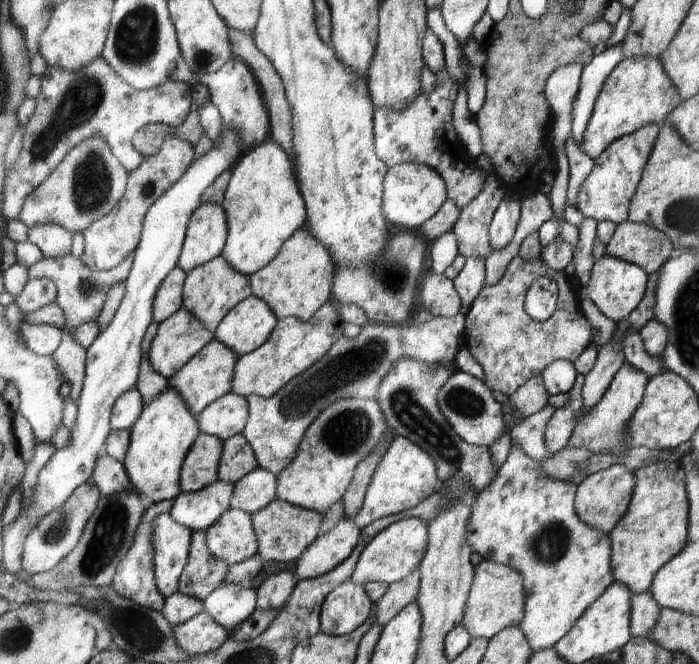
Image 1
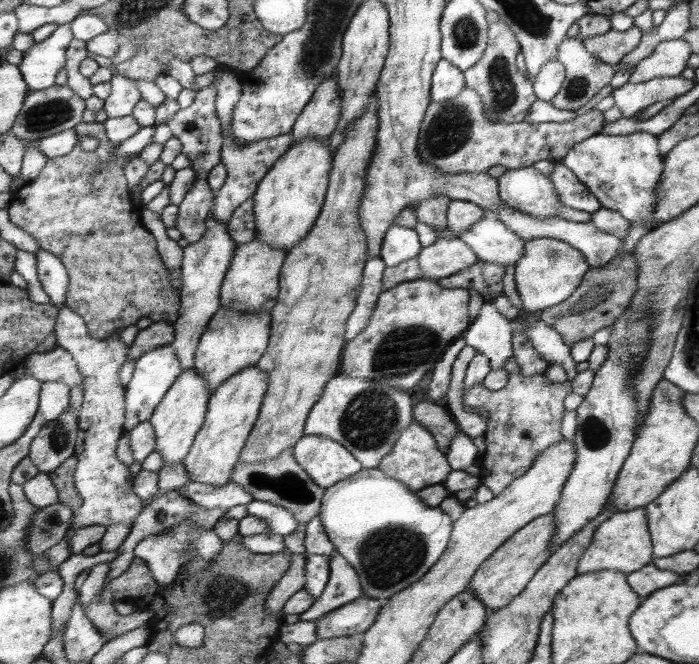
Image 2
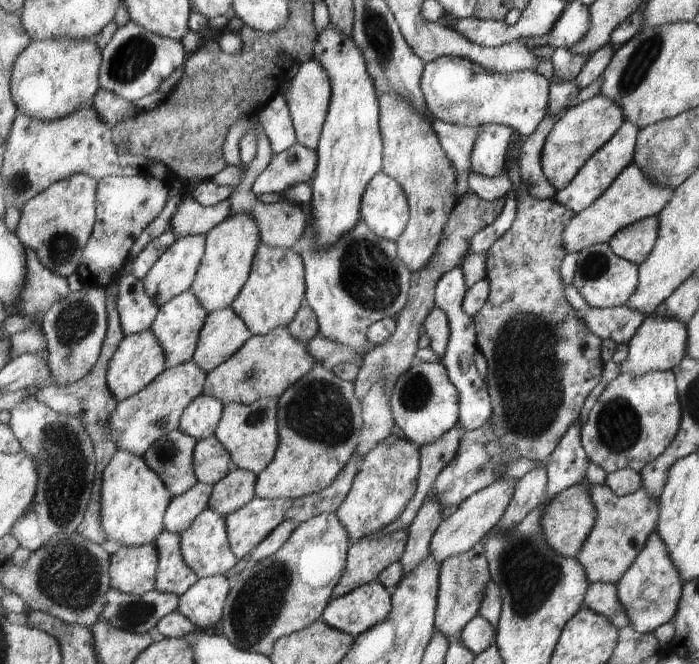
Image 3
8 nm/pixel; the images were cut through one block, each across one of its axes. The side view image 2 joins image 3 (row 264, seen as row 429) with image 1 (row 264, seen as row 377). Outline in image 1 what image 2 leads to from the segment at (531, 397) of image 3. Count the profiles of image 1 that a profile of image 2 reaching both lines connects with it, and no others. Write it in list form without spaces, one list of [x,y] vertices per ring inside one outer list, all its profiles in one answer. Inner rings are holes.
[[[520,255],[515,256],[509,263],[507,272],[505,272],[501,282],[495,284],[495,286],[484,286],[484,290],[481,291],[473,306],[466,313],[465,346],[476,361],[480,363],[486,383],[493,390],[499,390],[508,397],[511,397],[525,383],[528,383],[529,378],[539,376],[539,374],[543,376],[547,367],[557,359],[579,359],[584,354],[585,348],[593,343],[593,328],[591,328],[591,322],[587,320],[587,316],[583,314],[580,307],[580,293],[574,280],[565,269],[552,270],[548,265],[542,257],[535,262],[527,262]],[[543,276],[553,278],[559,285],[560,290],[557,312],[545,322],[531,318],[525,310],[525,298],[529,288],[533,286],[533,282],[537,282]]]

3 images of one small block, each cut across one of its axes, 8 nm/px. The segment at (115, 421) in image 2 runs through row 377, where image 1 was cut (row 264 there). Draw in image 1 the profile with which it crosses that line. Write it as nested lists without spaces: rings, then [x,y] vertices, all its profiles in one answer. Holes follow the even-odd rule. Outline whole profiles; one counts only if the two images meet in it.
[[[167,136],[159,152],[155,156],[145,158],[144,163],[135,172],[130,173],[127,192],[121,202],[107,216],[93,222],[85,230],[84,253],[80,256],[85,266],[97,271],[111,270],[136,251],[141,242],[142,228],[149,209],[185,176],[195,158],[194,144],[185,142],[179,136]]]

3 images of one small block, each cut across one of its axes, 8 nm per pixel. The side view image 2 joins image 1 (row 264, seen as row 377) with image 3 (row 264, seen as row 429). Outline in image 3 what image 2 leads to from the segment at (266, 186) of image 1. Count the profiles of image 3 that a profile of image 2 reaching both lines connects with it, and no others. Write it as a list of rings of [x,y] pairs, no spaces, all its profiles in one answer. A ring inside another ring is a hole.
[[[246,211],[235,213],[206,235],[206,254],[193,289],[209,312],[230,308],[248,284],[258,249],[262,245],[260,227]]]

